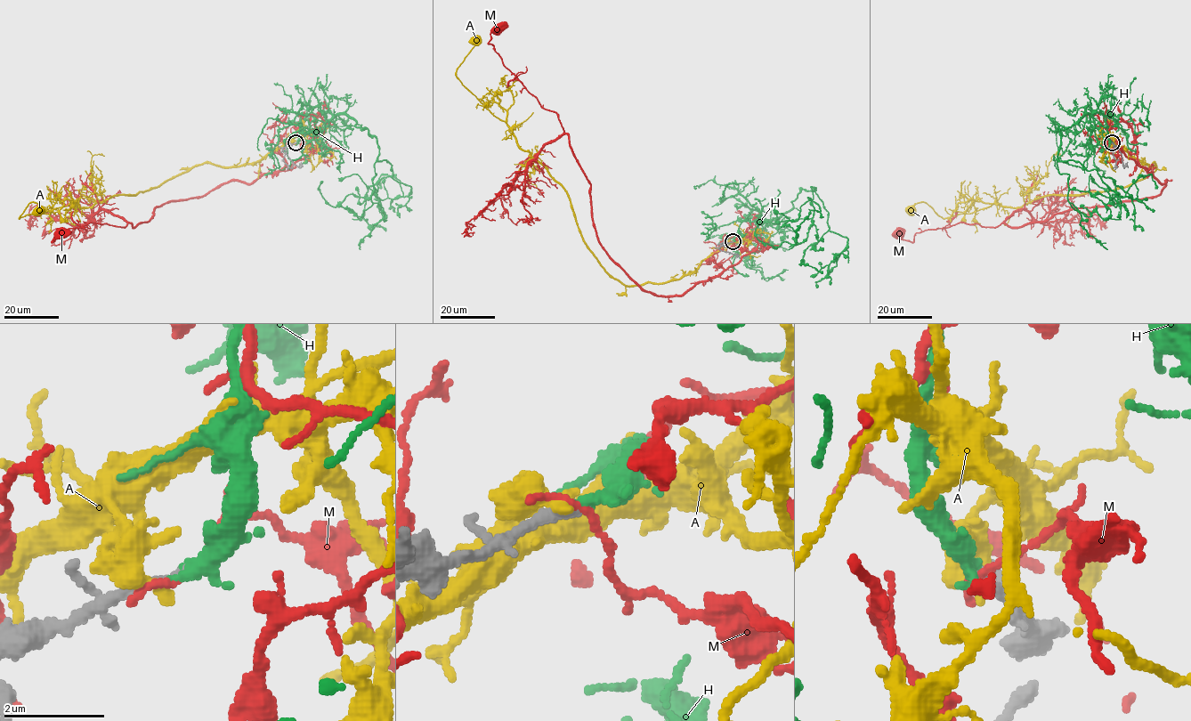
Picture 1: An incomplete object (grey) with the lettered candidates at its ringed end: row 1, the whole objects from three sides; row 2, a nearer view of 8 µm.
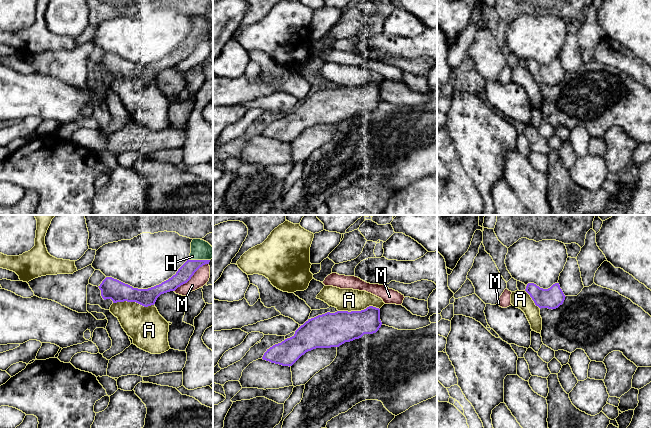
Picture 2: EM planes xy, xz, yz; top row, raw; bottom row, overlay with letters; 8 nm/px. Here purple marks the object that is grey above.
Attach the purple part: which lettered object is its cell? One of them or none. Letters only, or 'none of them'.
H

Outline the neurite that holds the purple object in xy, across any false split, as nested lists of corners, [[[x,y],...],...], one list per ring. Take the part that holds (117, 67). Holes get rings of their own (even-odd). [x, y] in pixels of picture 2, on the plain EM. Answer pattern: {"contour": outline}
{"contour": [[[193,15],[189,35],[178,45],[175,51],[159,61],[148,65],[138,65],[112,53],[106,53],[98,62],[104,76],[117,78],[136,78],[144,83],[154,81],[164,69],[175,67],[187,59],[194,49],[213,34],[213,23],[201,15]]]}

